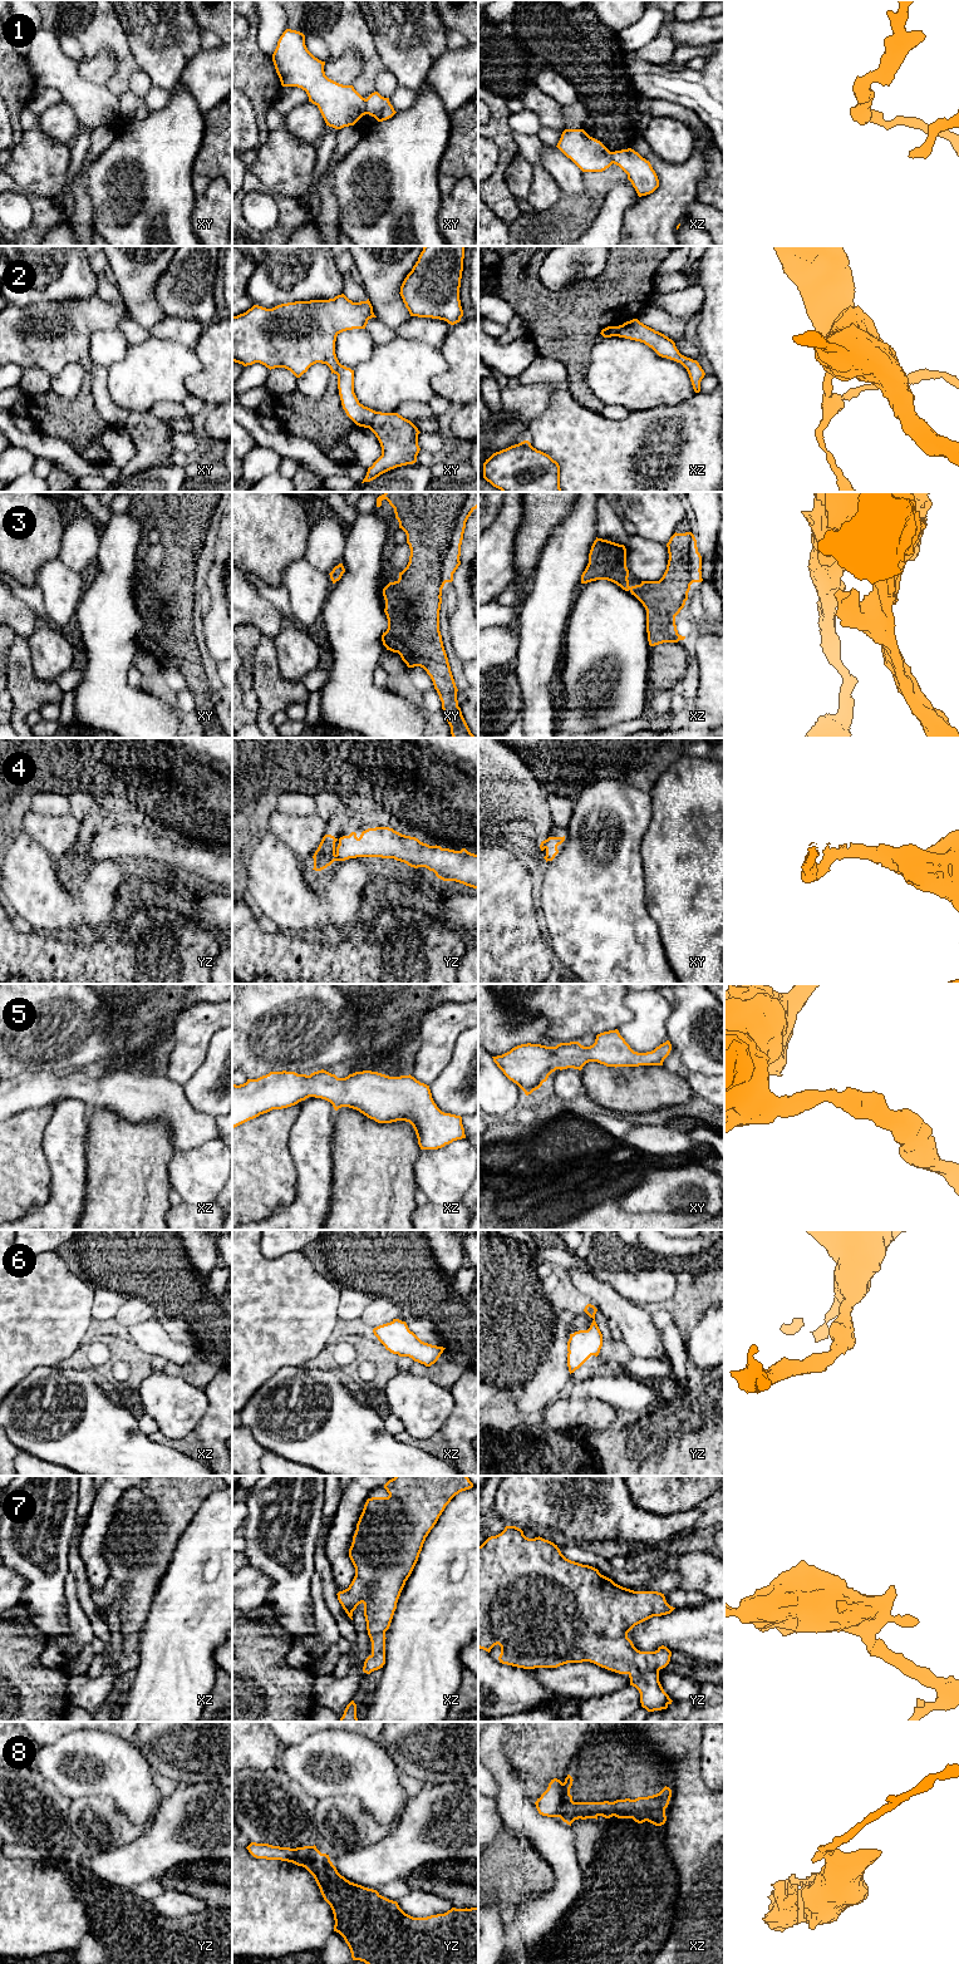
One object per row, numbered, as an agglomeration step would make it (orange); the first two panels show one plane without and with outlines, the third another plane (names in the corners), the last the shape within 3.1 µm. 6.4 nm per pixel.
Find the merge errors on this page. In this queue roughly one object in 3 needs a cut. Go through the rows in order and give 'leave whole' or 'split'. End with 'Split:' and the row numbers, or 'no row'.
1: split
2: split
3: leave whole
4: split
5: leave whole
6: leave whole
7: leave whole
8: split
Split: 1, 2, 4, 8

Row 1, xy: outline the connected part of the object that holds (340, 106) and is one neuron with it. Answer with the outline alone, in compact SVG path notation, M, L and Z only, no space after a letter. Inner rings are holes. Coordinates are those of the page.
M286 29L277 41L272 61L281 85L305 90L326 125L341 129L354 125L367 114L365 98L353 85L339 84L325 75L325 61L308 50L303 33Z

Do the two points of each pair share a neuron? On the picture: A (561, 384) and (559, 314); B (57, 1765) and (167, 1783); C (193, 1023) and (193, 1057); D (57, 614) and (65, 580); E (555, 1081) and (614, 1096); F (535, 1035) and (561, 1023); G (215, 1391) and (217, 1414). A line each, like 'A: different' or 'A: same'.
A: different
B: different
C: same
D: same
E: different
F: different
G: same

